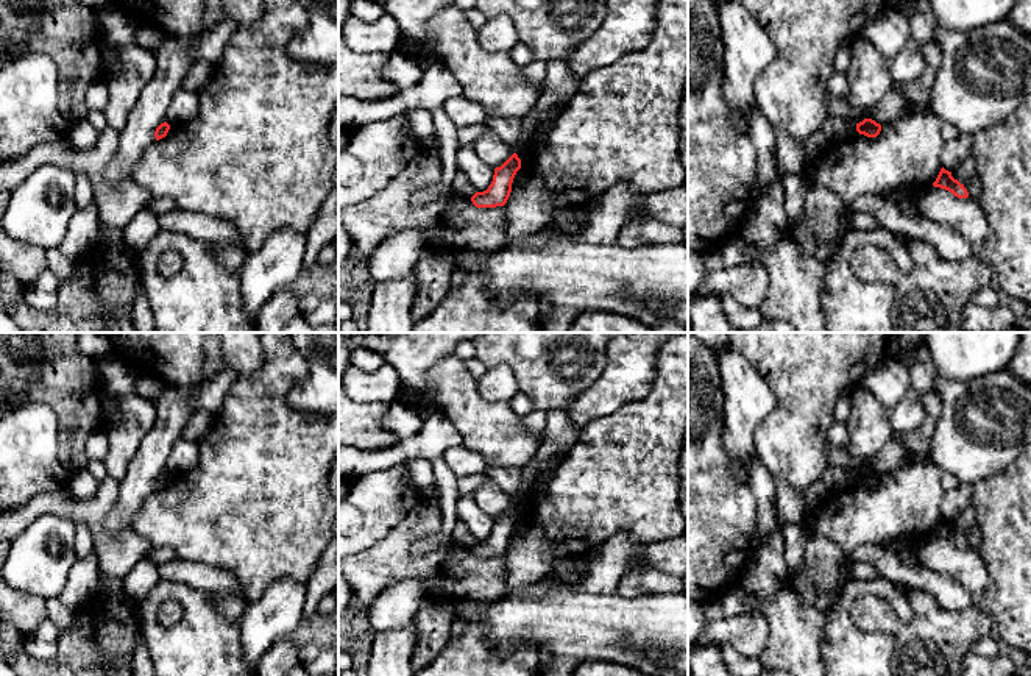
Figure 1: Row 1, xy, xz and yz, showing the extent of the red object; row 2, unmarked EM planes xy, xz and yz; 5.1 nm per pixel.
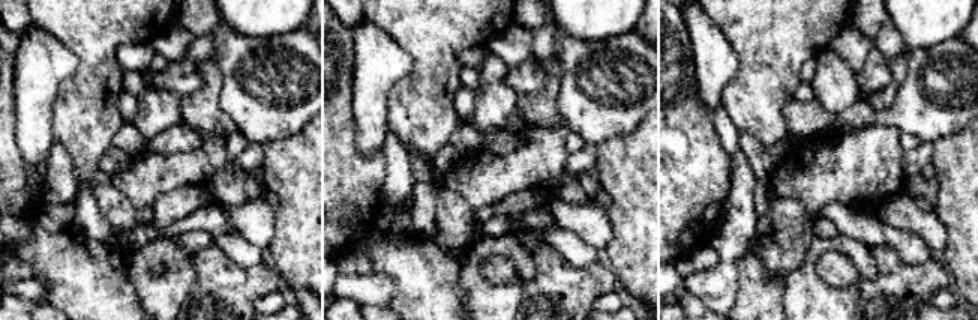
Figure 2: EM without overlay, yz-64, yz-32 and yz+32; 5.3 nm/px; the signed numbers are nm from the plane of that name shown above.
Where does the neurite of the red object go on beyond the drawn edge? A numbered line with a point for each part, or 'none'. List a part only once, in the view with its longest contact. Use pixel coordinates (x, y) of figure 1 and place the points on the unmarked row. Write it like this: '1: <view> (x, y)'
none

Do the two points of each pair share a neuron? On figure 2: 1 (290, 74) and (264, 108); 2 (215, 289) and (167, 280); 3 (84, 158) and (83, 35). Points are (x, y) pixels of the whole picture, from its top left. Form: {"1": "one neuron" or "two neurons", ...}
{"1": "one neuron", "2": "two neurons", "3": "one neuron"}

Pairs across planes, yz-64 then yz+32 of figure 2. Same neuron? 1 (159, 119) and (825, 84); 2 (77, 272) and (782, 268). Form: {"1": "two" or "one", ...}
{"1": "one", "2": "two"}

